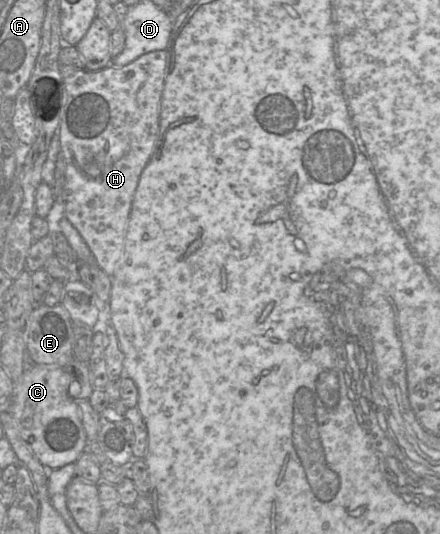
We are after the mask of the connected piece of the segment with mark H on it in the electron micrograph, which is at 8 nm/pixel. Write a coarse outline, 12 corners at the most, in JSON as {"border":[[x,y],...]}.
{"border":[[168,49],[60,63],[65,217],[109,276],[159,137]]}

